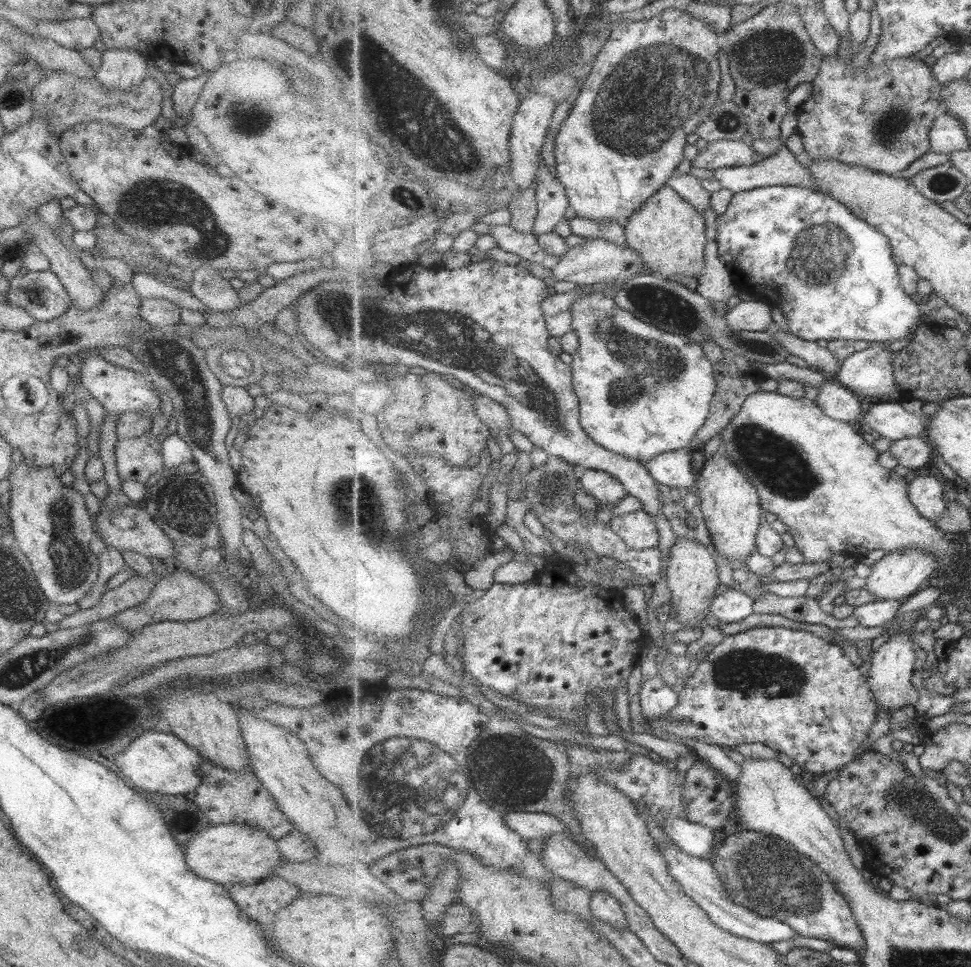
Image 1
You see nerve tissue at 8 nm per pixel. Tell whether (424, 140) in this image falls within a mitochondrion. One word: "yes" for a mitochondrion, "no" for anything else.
yes

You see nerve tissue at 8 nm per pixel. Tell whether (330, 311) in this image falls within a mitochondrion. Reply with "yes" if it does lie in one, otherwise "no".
no

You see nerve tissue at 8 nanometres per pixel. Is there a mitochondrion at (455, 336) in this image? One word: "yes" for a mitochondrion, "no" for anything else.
yes

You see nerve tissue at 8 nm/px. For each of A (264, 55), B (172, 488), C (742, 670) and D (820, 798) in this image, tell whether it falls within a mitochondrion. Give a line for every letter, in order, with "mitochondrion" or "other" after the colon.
A: other
B: mitochondrion
C: mitochondrion
D: other

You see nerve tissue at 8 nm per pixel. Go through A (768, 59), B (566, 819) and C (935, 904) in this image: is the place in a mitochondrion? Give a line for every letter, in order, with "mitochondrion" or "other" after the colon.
A: mitochondrion
B: other
C: other

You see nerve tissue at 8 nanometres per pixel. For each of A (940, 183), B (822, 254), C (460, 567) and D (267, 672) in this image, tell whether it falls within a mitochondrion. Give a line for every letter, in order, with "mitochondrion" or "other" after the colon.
A: mitochondrion
B: mitochondrion
C: other
D: other

